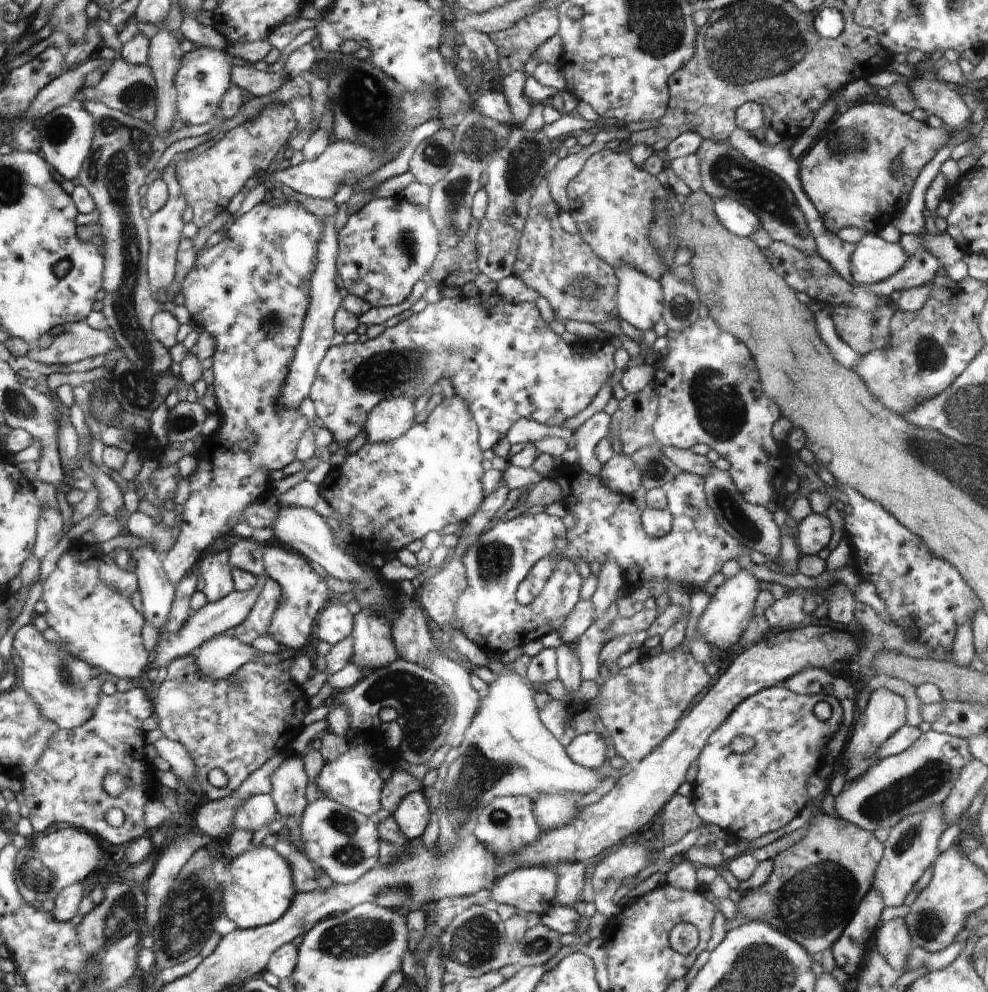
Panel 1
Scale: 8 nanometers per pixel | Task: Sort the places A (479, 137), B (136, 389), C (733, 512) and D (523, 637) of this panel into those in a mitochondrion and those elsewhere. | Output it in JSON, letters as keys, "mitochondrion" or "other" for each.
{"A":"mitochondrion","B":"mitochondrion","C":"mitochondrion","D":"other"}

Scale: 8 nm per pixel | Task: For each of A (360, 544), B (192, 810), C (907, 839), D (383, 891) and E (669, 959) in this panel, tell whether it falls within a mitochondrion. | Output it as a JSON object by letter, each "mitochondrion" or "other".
{"A":"other","B":"other","C":"mitochondrion","D":"mitochondrion","E":"other"}

